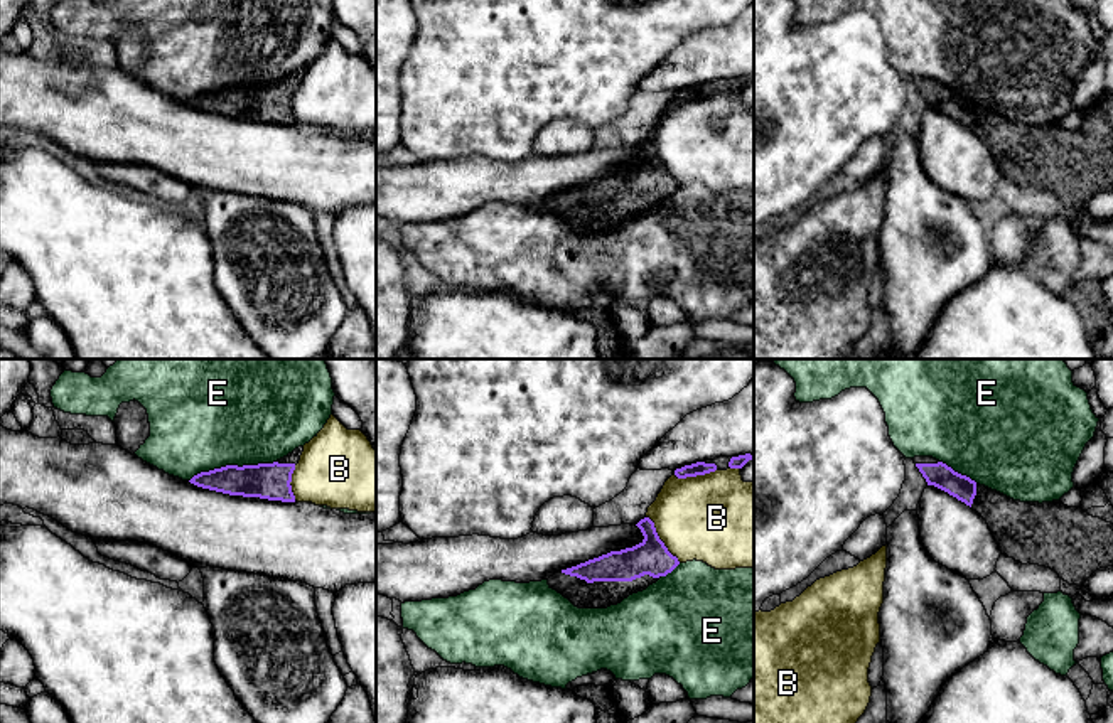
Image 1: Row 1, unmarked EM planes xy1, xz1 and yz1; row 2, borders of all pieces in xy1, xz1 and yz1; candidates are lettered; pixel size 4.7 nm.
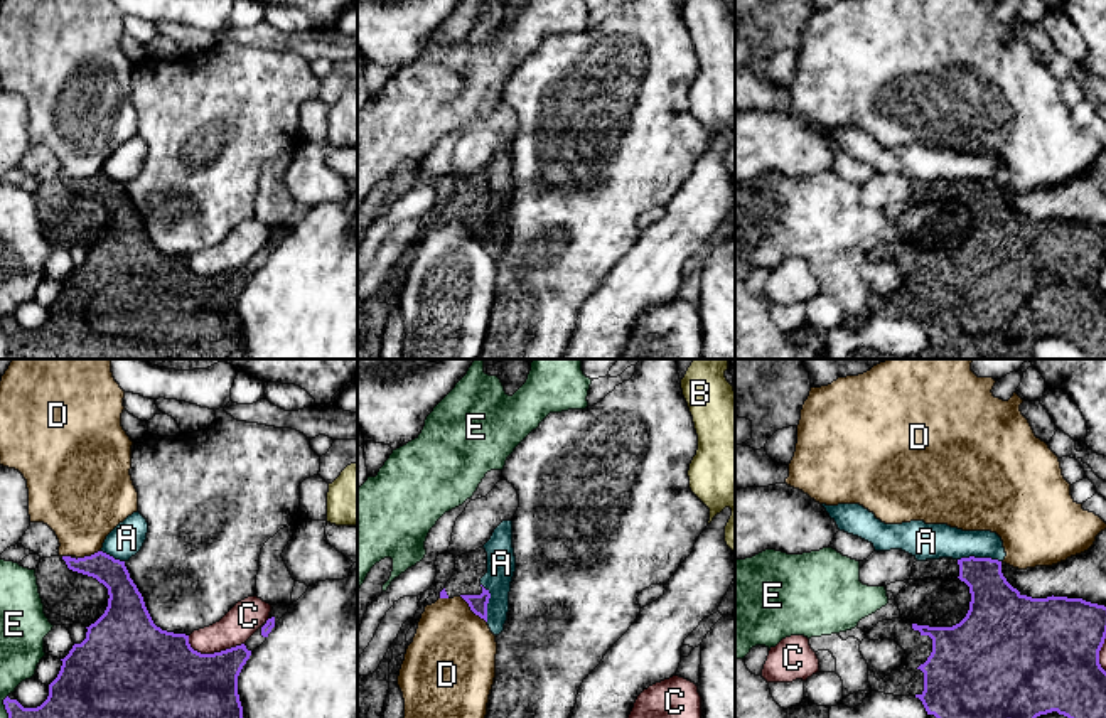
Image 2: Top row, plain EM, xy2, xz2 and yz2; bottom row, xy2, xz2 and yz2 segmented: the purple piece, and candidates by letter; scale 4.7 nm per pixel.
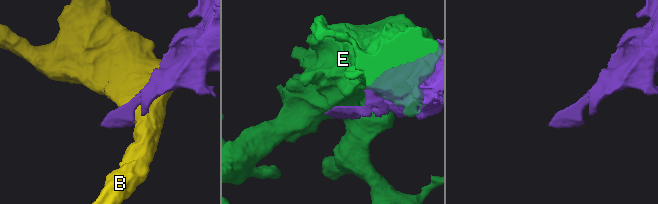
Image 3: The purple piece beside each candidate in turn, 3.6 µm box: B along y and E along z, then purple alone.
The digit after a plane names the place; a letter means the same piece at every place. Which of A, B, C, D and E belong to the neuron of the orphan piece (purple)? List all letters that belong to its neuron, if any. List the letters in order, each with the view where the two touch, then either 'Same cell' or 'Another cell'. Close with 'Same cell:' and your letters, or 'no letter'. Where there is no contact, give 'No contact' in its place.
A: Touches purple in yz2. Another cell
B: Touches purple in xz1. Another cell
C: Touches purple in xy2. Another cell
D: Touches purple in xz2. Another cell
E: Touches purple in xy1. Another cell
Same cell: no letter

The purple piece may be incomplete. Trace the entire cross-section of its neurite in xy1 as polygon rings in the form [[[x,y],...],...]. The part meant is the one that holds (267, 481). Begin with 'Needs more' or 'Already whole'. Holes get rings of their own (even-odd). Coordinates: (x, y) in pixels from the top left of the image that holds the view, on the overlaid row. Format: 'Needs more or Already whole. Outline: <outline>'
Needs more. Outline: [[[298,447],[273,463],[243,467],[226,465],[209,472],[201,472],[189,482],[229,495],[295,502],[290,482],[302,452],[304,447]]]

